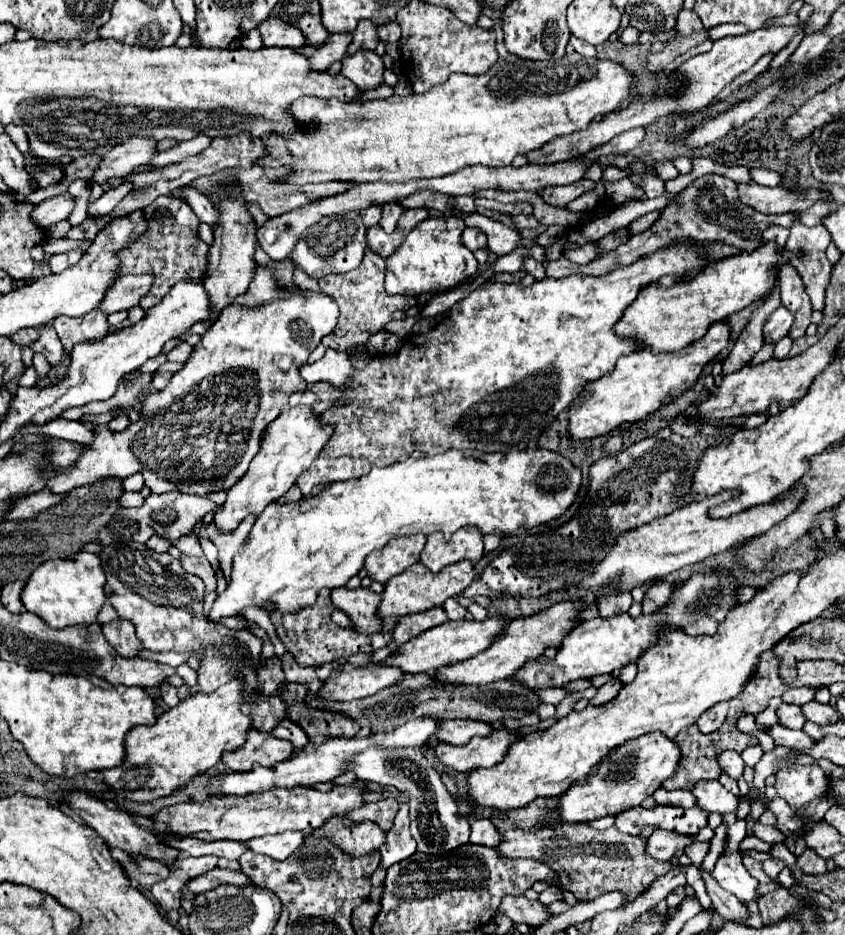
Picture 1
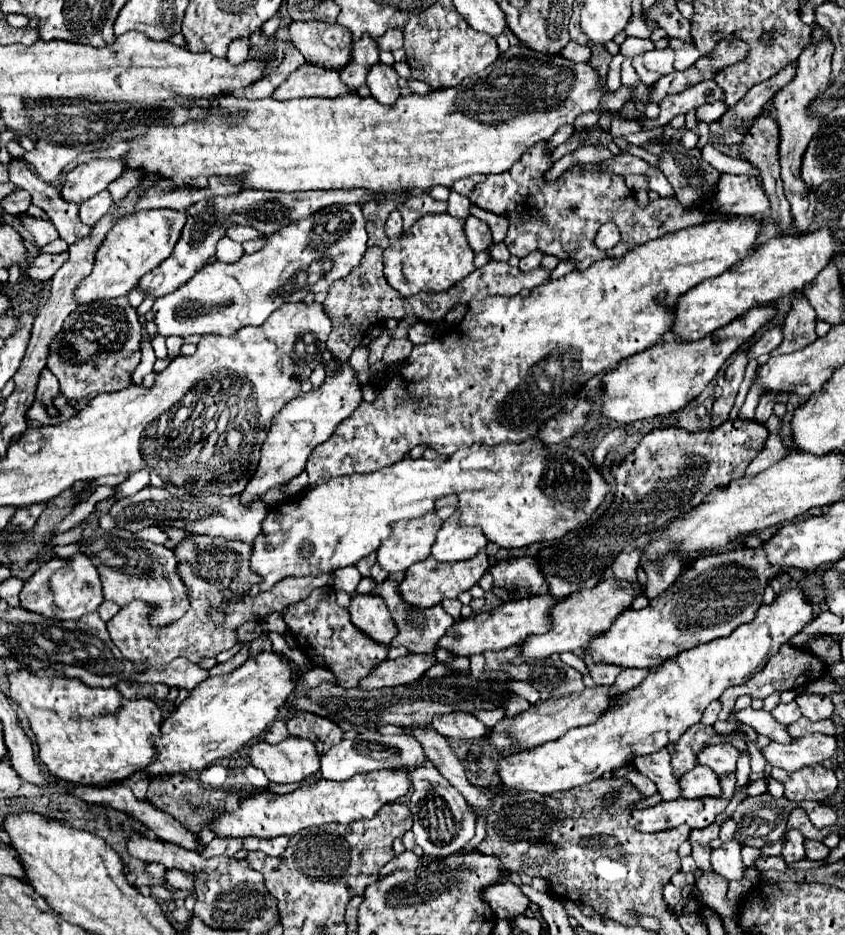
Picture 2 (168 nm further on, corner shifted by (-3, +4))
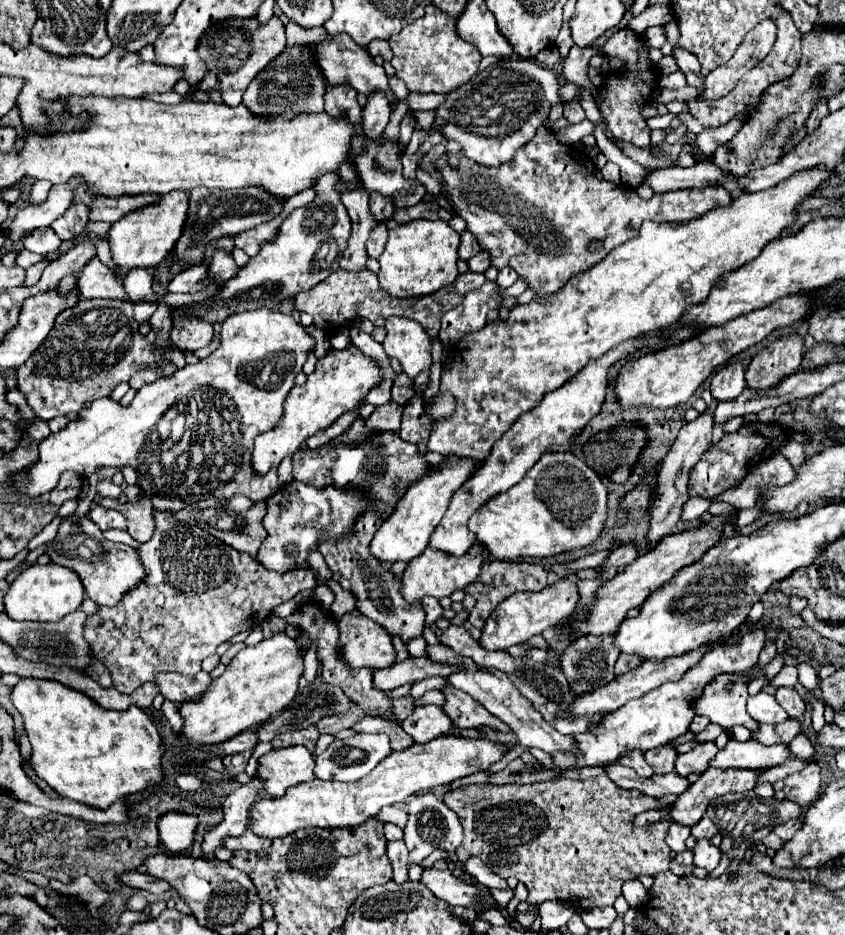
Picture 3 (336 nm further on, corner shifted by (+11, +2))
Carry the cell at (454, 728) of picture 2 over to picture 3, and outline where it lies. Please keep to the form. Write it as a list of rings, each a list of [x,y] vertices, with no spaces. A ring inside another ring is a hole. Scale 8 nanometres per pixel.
[[[422,705],[416,707],[408,719],[404,719],[402,729],[414,739],[414,743],[428,743],[444,733],[454,731],[454,723],[438,705]]]

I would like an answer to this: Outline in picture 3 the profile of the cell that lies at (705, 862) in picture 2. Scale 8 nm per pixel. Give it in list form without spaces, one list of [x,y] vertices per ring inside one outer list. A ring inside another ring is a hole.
[[[672,823],[670,829],[668,829],[668,835],[666,835],[666,843],[672,851],[680,853],[686,849],[684,841],[690,837],[690,827],[684,827],[684,825],[678,825],[678,823]]]

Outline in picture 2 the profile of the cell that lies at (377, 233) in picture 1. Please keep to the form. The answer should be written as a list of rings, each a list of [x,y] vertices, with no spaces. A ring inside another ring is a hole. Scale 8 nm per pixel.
[[[428,193],[412,197],[400,207],[404,219],[404,233],[426,213],[446,213],[446,201],[434,201]]]

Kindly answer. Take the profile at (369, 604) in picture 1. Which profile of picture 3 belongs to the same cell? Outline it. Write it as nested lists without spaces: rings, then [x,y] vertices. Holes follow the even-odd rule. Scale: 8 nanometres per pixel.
[[[350,613],[338,623],[340,649],[344,663],[352,669],[384,669],[396,663],[392,637],[384,627],[376,625],[360,613]]]

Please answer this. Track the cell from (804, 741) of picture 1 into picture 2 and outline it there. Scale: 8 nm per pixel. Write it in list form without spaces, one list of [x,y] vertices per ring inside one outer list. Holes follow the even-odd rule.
[[[746,707],[746,709],[738,711],[736,715],[732,715],[732,719],[734,719],[734,717],[736,717],[736,721],[754,727],[760,735],[770,737],[770,739],[776,741],[776,743],[788,743],[788,741],[790,741],[788,729],[786,729],[782,723],[778,723],[778,721],[776,721],[770,713],[766,713],[766,711],[756,711],[756,709],[752,709],[752,707]]]

